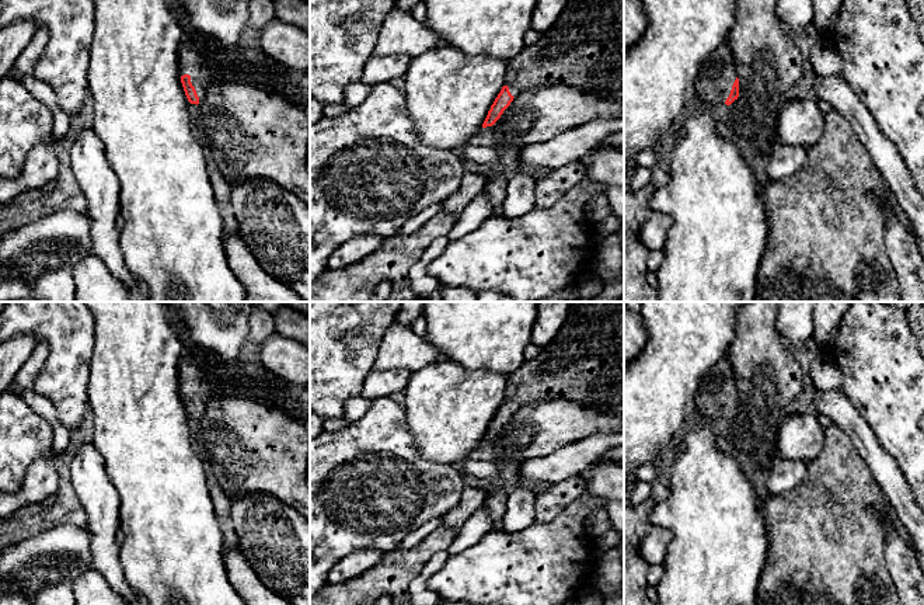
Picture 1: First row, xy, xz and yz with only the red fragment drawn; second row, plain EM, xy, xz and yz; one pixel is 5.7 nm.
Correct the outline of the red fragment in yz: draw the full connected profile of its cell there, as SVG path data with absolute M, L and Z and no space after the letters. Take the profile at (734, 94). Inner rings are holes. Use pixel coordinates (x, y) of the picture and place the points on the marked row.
M728 42L719 45L701 65L694 83L694 98L704 107L731 105L739 97L739 79Z

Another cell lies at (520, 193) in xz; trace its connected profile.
M531 170L517 171L509 175L503 215L515 219L531 212L536 208L537 180Z

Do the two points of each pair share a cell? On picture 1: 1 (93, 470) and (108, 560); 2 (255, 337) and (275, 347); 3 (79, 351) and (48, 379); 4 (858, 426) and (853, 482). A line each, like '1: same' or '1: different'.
1: same
2: different
3: same
4: different

